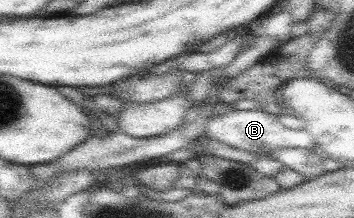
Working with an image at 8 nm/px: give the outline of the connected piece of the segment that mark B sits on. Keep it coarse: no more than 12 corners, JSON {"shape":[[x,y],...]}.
{"shape":[[263,108],[213,115],[204,136],[268,155],[313,150],[307,131]]}

